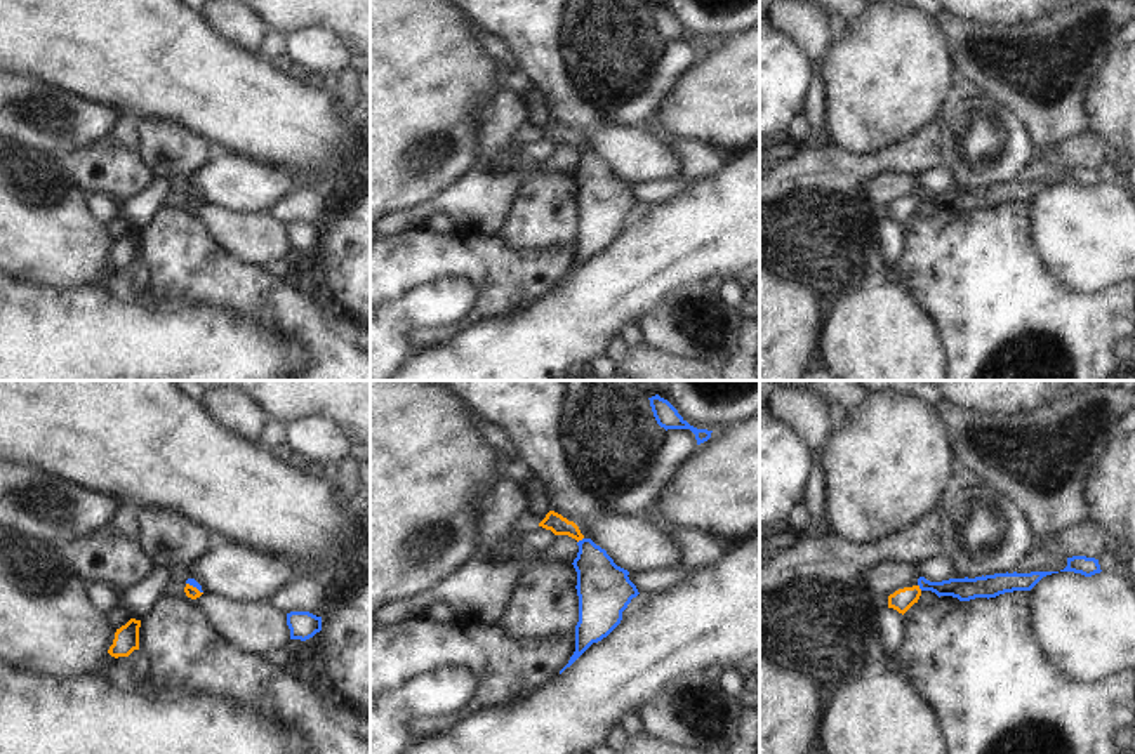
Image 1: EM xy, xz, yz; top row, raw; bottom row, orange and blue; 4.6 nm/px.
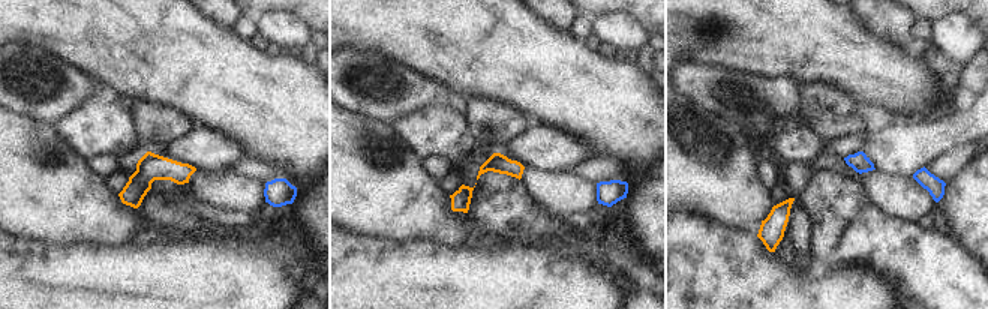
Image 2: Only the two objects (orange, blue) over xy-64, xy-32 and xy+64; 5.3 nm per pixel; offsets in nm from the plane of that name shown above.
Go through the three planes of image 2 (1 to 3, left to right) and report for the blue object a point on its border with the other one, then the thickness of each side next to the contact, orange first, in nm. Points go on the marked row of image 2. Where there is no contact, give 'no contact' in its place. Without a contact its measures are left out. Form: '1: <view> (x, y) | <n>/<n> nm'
1: no contact
2: no contact
3: no contact

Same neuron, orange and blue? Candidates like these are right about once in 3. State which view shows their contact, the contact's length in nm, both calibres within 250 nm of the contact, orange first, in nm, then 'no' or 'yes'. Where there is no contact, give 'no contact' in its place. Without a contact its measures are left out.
meets orange in xz; contact 40 nm long; 90 nm thick on the orange side, 240 nm on the other; no

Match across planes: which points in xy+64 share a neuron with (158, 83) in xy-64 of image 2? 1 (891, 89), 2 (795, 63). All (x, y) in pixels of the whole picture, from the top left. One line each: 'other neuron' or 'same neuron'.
1: same neuron
2: same neuron

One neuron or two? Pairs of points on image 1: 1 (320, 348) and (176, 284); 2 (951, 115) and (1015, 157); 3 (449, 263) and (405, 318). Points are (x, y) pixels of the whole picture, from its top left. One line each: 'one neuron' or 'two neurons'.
1: one neuron
2: one neuron
3: two neurons

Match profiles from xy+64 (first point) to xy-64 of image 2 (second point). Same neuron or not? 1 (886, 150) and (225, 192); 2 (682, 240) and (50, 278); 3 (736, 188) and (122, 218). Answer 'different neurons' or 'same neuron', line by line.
1: different neurons
2: same neuron
3: same neuron

